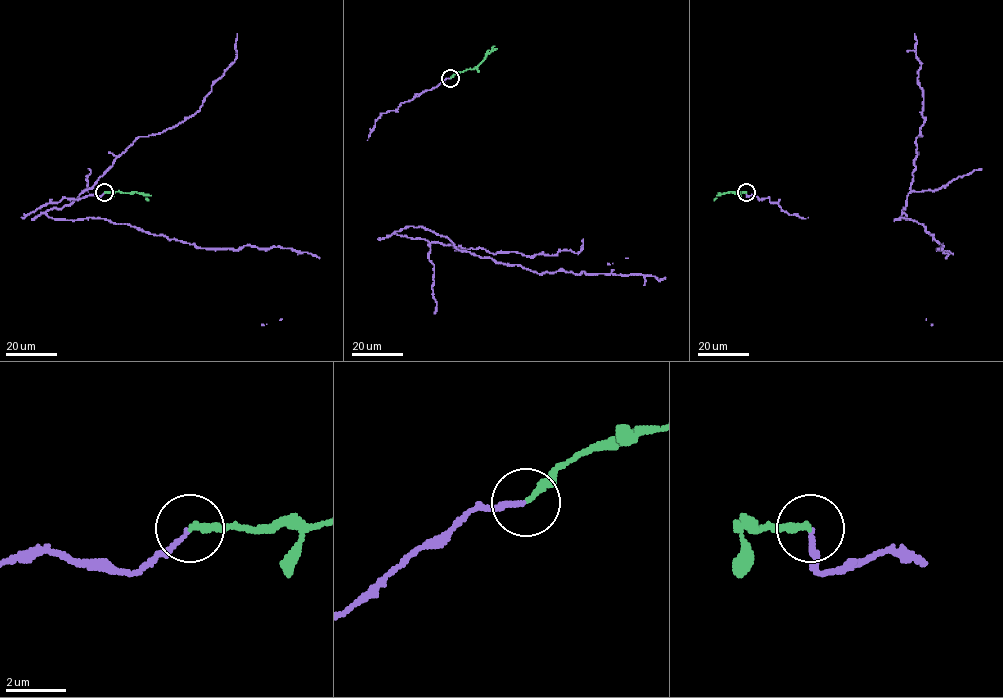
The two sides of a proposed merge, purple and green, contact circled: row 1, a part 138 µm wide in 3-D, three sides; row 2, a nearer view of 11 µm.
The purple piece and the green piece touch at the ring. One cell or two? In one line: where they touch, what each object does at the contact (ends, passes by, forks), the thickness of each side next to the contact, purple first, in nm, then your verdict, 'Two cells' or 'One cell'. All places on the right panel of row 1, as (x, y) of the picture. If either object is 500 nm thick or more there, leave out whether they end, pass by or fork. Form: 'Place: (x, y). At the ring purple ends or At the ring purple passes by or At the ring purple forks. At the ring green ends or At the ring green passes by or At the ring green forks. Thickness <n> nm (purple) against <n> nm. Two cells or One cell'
Place: (746, 192). At the ring purple ends. At the ring green ends. Thickness 160 nm (purple) against 200 nm. One cell

